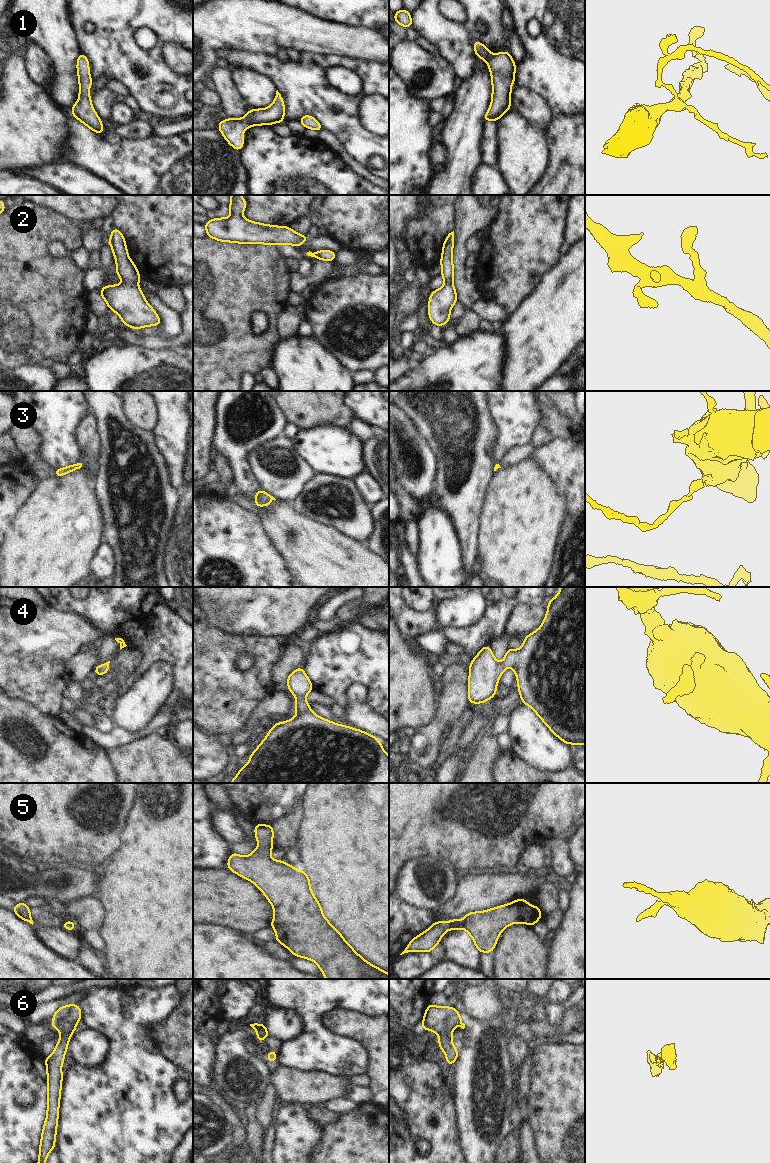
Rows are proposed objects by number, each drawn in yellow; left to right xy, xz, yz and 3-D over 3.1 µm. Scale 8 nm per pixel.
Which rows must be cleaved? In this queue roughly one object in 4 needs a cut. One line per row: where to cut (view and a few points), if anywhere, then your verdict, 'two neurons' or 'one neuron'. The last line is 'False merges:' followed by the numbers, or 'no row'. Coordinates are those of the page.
1: no cut; one neuron
2: no cut; one neuron
3: no cut; one neuron
4: no cut; one neuron
5: no cut; one neuron
6: no cut; one neuron
False merges: no row

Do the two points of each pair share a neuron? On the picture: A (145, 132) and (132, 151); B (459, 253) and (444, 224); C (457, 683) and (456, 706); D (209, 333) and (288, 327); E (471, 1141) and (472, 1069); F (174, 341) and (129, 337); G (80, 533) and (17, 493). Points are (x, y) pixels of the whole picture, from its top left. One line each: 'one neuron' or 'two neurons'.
A: two neurons
B: two neurons
C: one neuron
D: two neurons
E: one neuron
F: one neuron
G: two neurons

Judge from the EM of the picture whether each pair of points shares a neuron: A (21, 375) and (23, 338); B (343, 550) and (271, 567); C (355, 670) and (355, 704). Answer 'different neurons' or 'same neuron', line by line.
A: different neurons
B: different neurons
C: different neurons

